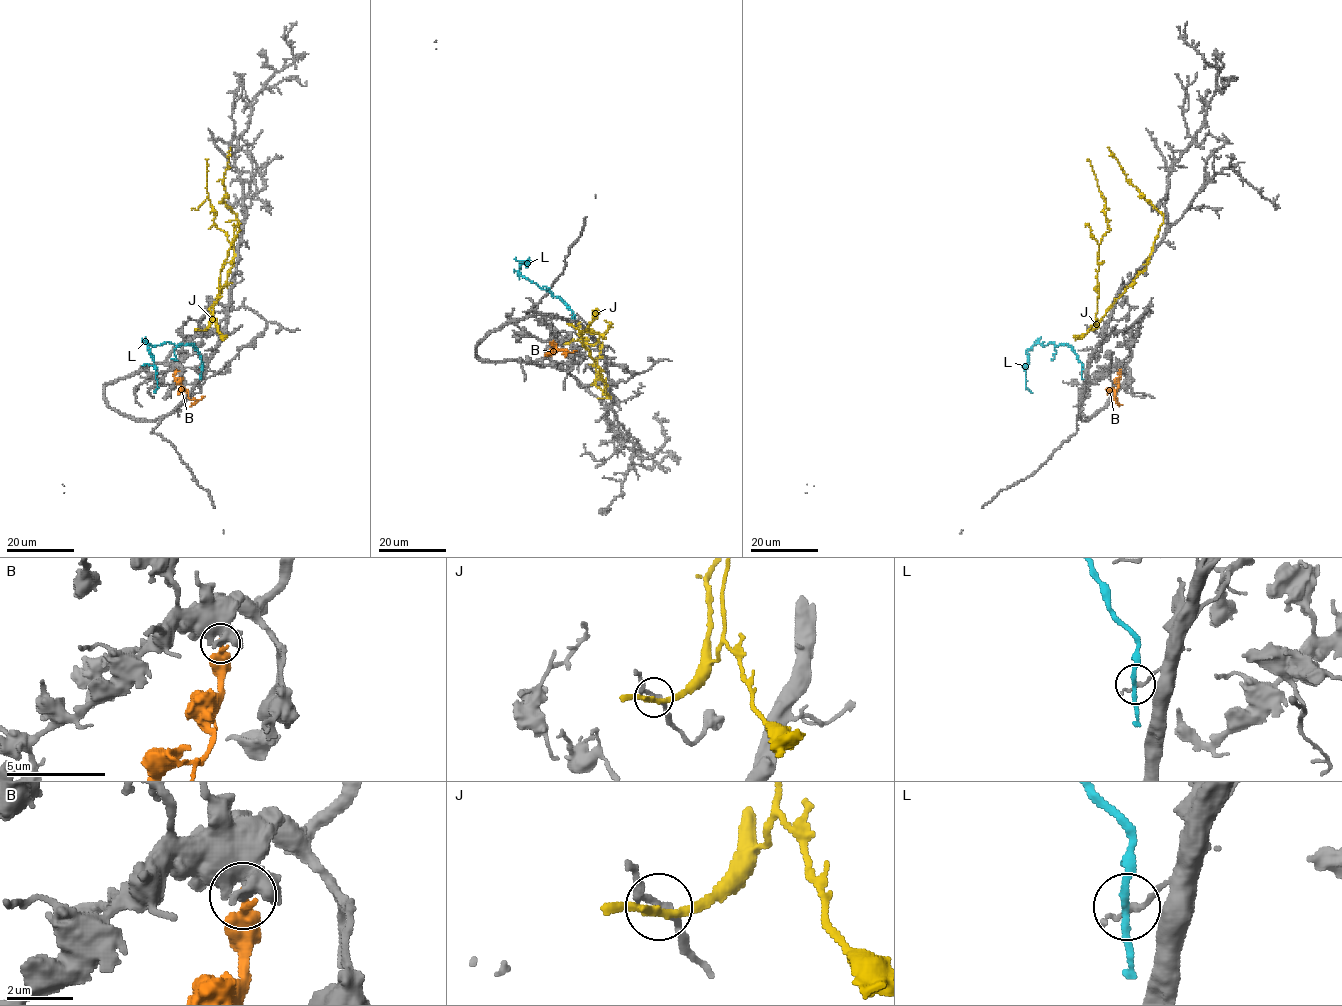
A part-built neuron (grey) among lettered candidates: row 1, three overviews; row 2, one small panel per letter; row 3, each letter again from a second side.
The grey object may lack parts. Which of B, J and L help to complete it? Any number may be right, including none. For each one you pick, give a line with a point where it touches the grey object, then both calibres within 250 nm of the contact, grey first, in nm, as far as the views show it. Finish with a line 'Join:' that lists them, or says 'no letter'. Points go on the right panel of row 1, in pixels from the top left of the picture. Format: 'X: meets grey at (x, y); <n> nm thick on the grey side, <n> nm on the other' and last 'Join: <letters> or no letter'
B: meets grey at (1119, 369); 460 nm thick on the grey side, 320 nm on the other
Join: B

